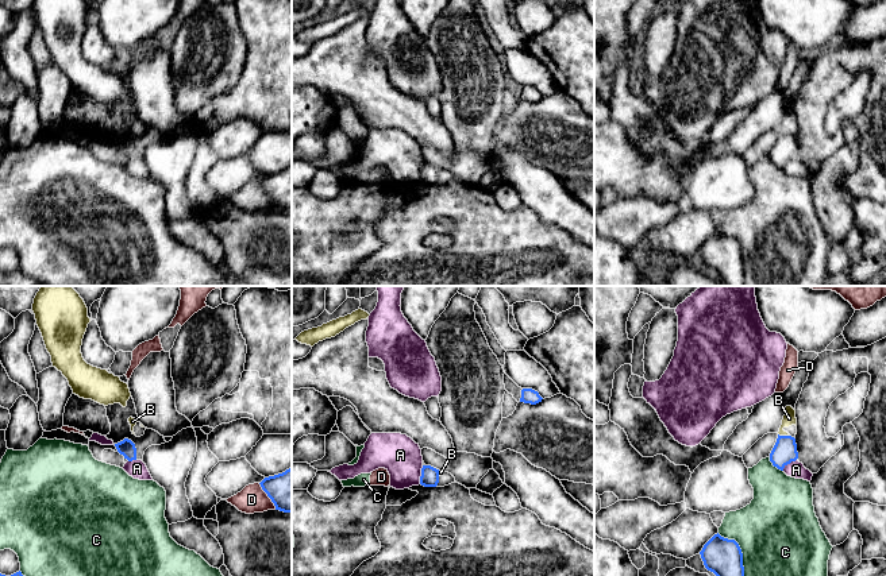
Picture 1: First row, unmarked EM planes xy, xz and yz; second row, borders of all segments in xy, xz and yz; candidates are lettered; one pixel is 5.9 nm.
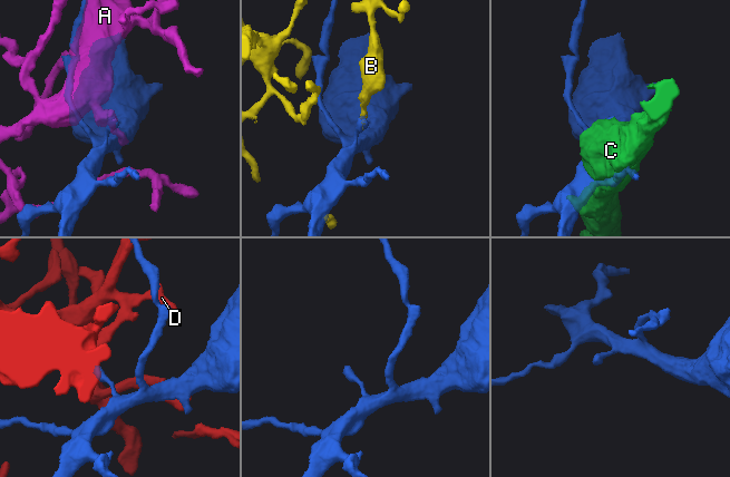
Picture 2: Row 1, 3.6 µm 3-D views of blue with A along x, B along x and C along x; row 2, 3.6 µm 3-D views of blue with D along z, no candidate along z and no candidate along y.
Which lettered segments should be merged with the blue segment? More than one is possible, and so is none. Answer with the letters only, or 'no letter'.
no letter

